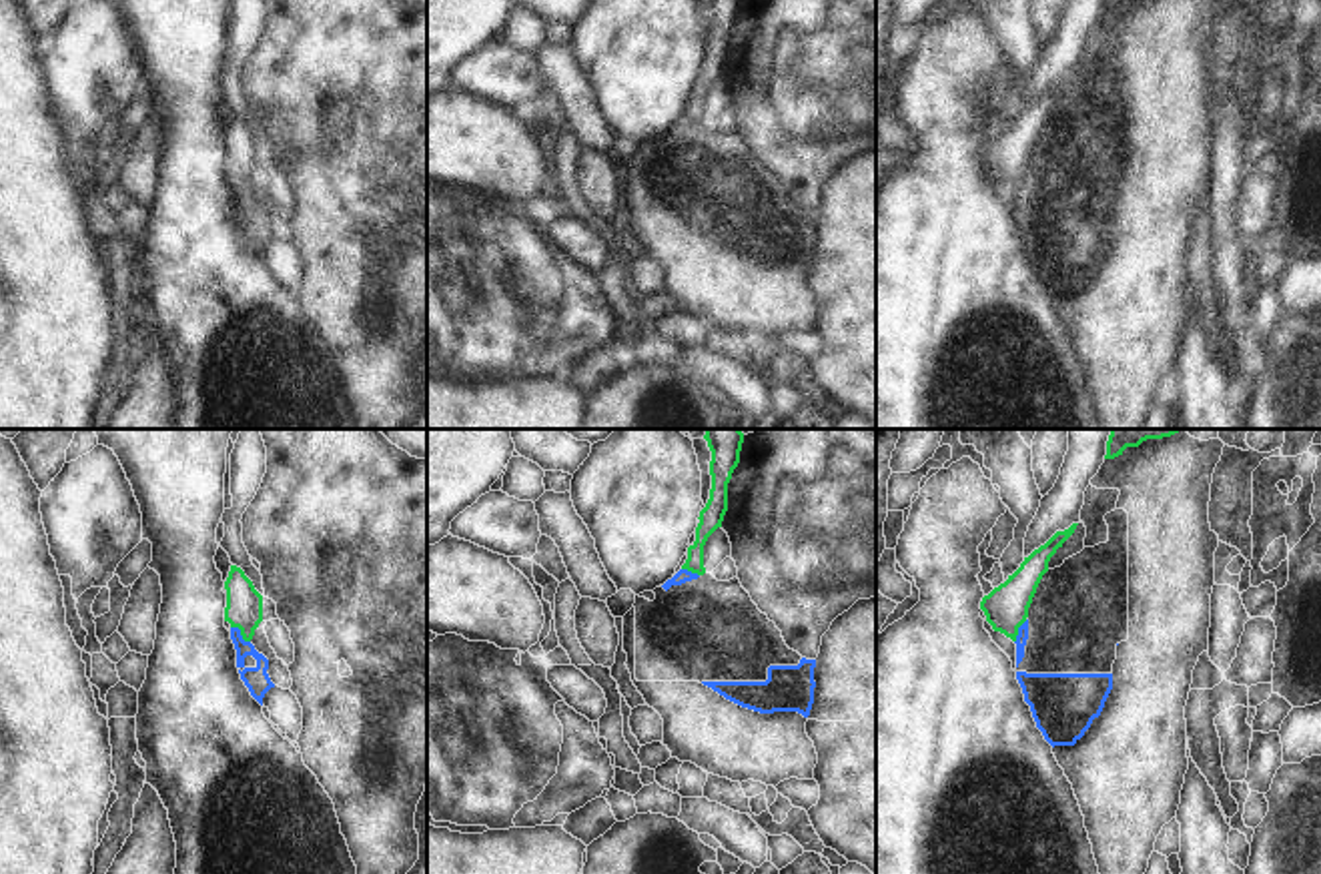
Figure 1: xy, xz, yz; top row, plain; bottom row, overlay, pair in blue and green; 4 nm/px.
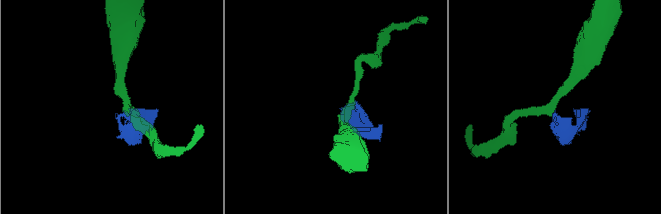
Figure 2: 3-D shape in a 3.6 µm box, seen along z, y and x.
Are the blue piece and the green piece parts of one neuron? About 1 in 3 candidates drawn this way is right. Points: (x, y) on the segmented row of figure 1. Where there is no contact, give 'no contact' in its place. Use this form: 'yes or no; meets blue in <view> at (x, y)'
no; meets blue in xy at (239, 634)

